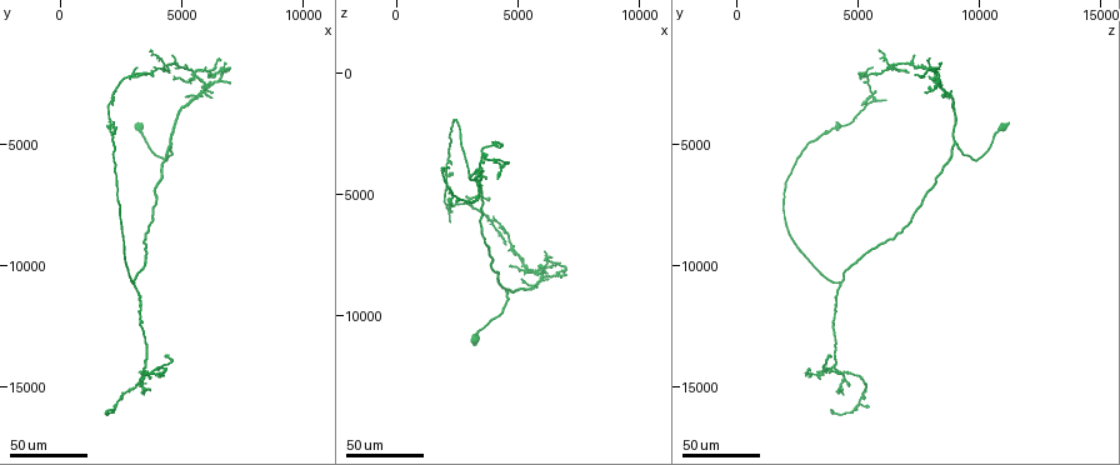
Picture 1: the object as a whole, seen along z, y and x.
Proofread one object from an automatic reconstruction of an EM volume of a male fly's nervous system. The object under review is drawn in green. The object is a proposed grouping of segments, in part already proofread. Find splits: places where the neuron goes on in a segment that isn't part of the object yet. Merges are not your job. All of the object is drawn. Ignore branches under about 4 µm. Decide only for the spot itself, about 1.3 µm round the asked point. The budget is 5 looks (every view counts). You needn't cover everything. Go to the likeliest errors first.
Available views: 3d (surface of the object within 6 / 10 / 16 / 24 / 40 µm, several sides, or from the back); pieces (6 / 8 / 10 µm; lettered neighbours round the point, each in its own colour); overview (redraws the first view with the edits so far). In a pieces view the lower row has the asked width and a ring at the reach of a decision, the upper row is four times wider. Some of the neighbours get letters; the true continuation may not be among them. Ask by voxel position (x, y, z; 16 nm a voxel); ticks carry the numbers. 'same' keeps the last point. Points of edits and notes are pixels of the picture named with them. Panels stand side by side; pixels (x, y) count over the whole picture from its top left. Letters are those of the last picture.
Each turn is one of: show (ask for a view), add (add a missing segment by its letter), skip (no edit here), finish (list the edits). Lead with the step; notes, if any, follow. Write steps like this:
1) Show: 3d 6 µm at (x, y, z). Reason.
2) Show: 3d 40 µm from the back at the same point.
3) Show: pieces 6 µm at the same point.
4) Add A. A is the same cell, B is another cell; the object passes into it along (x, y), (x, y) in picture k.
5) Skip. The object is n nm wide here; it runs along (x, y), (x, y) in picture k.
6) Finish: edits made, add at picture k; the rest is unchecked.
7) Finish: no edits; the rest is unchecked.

Show: 3d 24 µm at (6900, 2400, 8400). An open end.

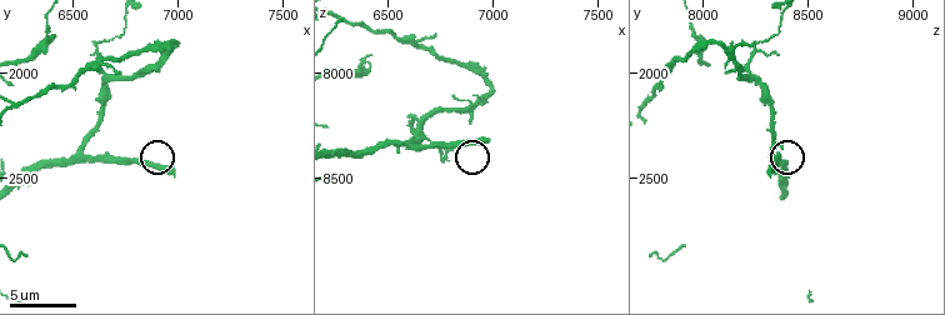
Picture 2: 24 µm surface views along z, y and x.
Show: pieces 10 µm at (6970, 2480, 8330). What lies round it.

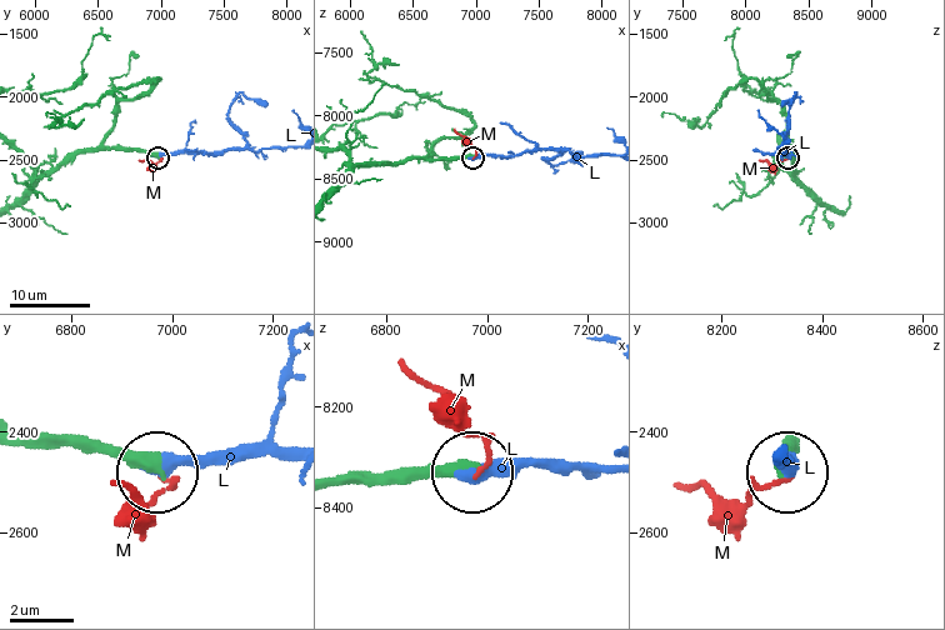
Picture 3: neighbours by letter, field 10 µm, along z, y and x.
Add L. L is the same cell, M is another cell; the object passes into it along (449, 159), (516, 156), (540, 150), (589, 154) in picture 3; the neuron continues.

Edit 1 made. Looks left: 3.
Show: 3d 40 µm at (5000, 1800, 7600). An open end.

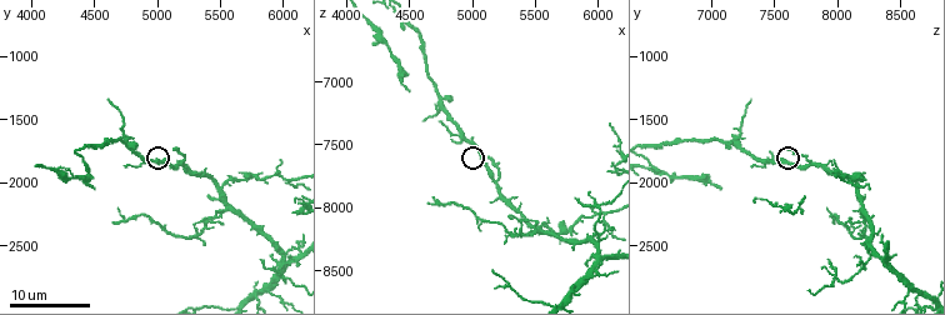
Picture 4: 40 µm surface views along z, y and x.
Show: pieces 6 µm at (5160, 1720, 7620).

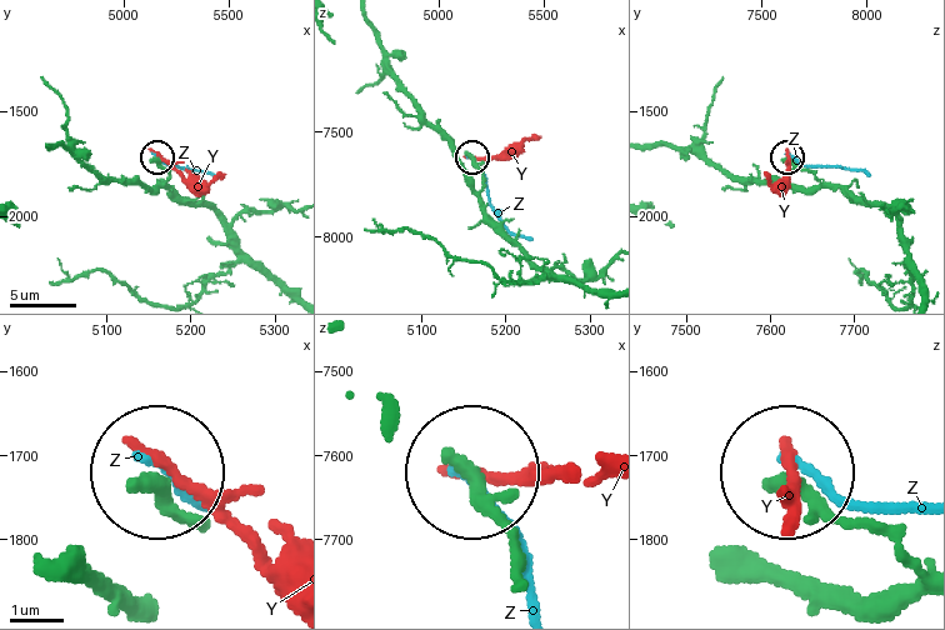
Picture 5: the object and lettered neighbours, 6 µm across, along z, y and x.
Skip. The object is 270 nm wide here; Y and Z are other cells; it runs along (921, 571), (791, 473) in picture 5; none of them fits.

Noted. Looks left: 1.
Finish: edits made, add at picture 3; the rest is unchecked.

